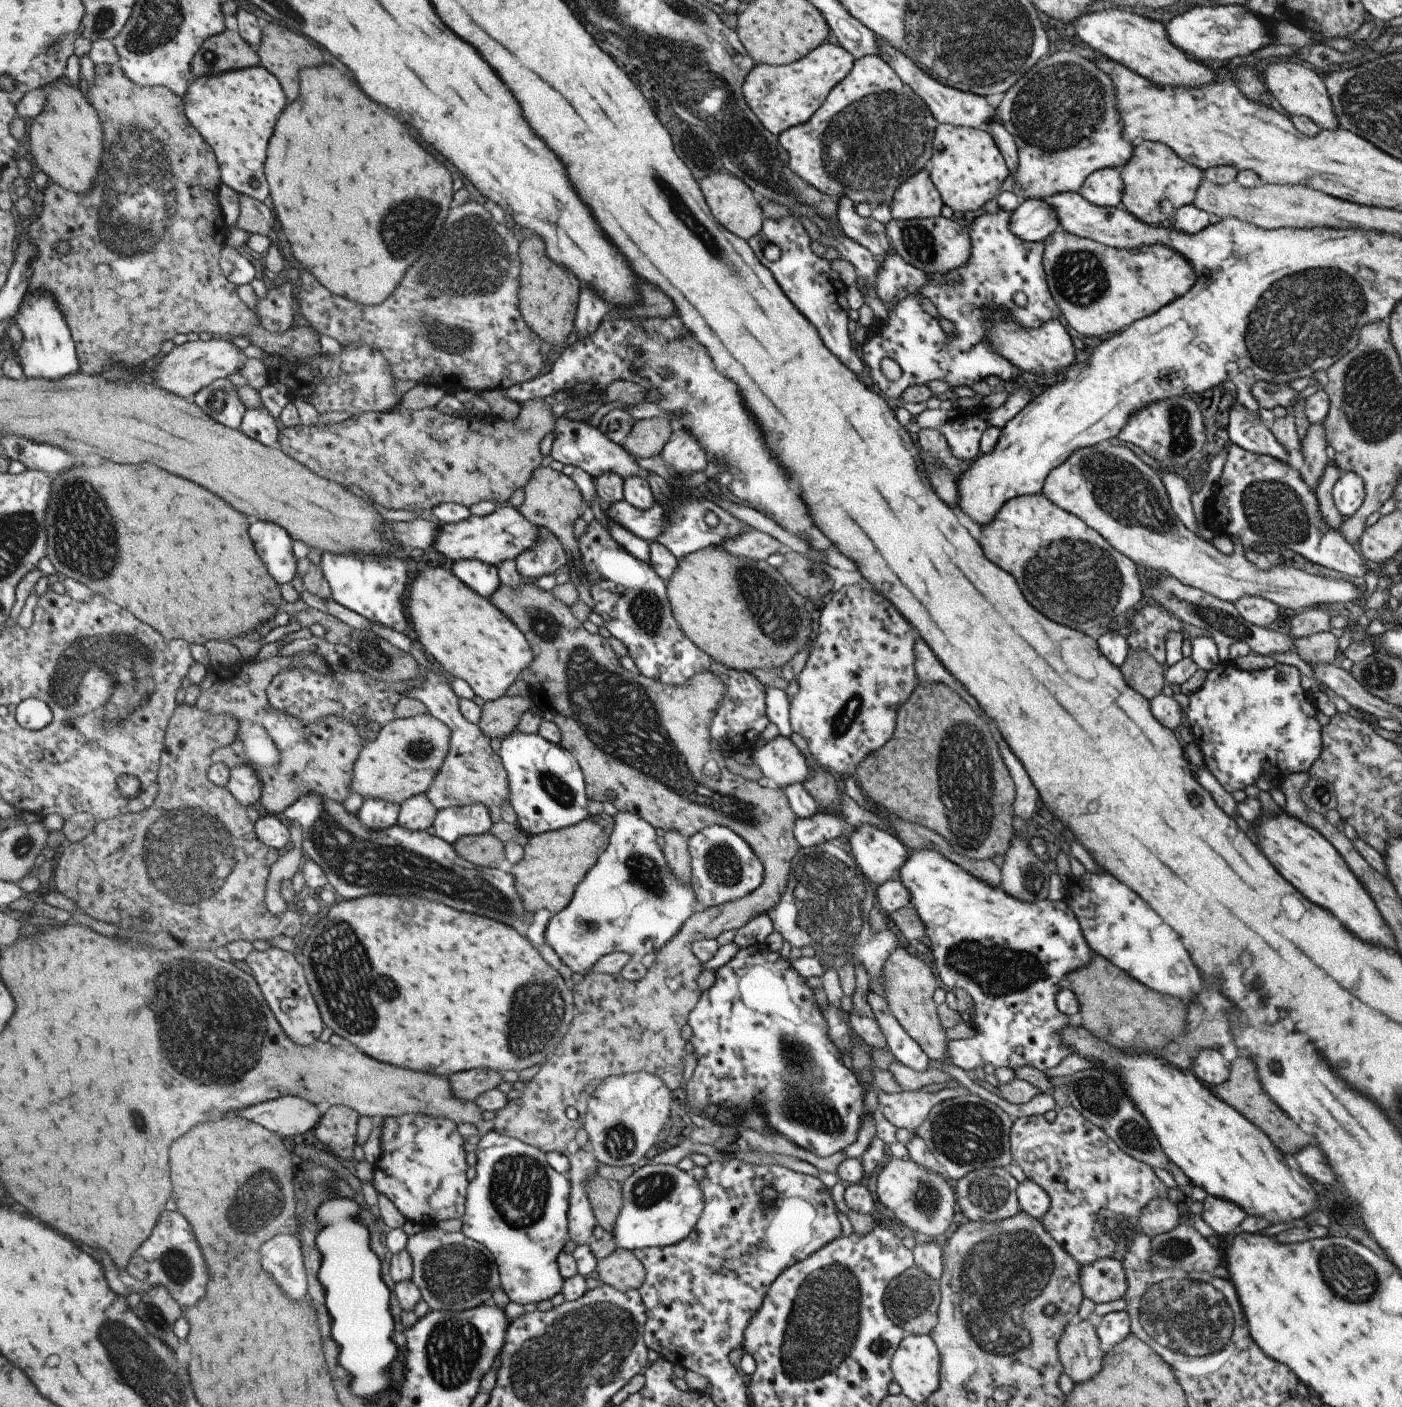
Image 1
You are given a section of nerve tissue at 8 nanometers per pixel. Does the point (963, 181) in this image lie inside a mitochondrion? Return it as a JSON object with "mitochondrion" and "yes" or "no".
{"mitochondrion":"no"}

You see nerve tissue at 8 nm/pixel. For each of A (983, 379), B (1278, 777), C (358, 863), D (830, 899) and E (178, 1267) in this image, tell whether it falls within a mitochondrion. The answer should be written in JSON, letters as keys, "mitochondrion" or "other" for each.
{"A":"other","B":"other","C":"mitochondrion","D":"mitochondrion","E":"mitochondrion"}

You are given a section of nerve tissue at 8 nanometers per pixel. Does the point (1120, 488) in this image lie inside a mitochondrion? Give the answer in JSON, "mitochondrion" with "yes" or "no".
{"mitochondrion":"yes"}

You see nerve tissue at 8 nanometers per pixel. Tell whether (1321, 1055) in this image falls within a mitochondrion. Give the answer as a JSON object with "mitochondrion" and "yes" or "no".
{"mitochondrion":"no"}

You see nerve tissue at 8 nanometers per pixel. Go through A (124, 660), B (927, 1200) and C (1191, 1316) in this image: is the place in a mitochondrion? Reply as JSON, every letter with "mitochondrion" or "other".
{"A":"mitochondrion","B":"mitochondrion","C":"mitochondrion"}

